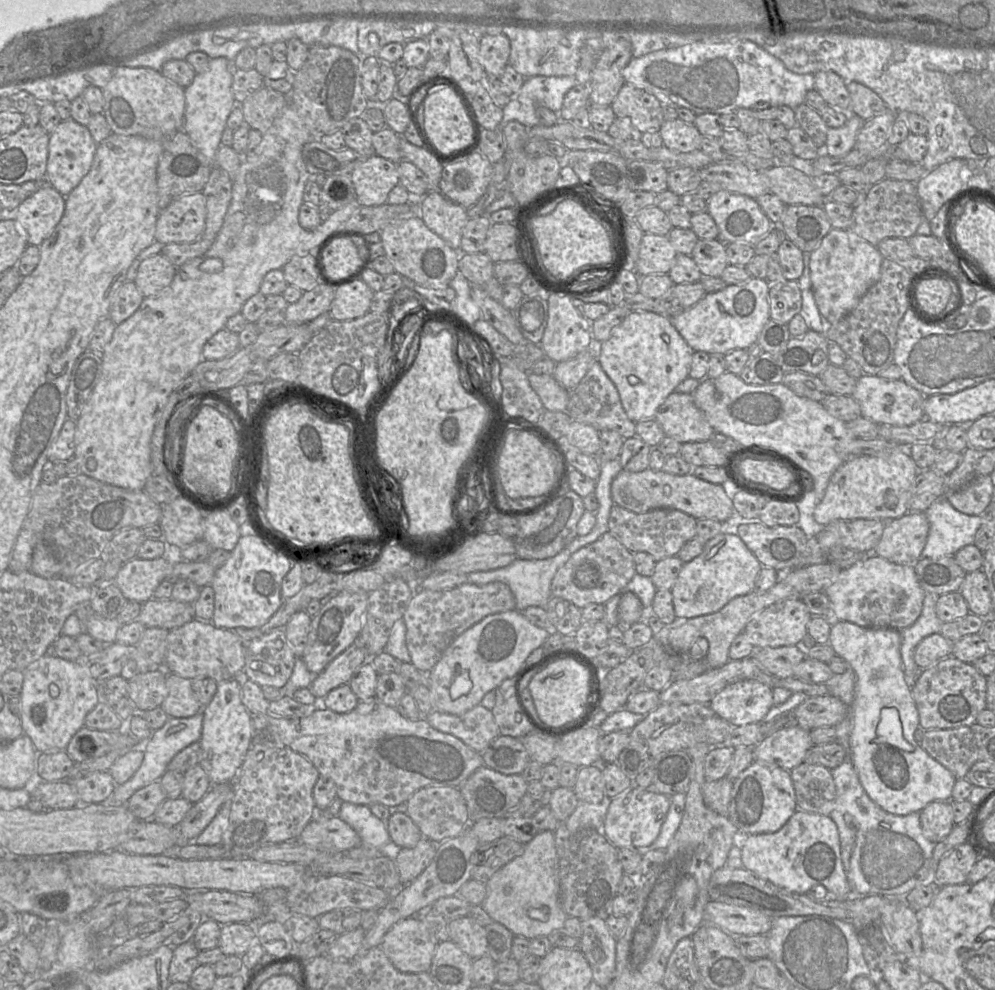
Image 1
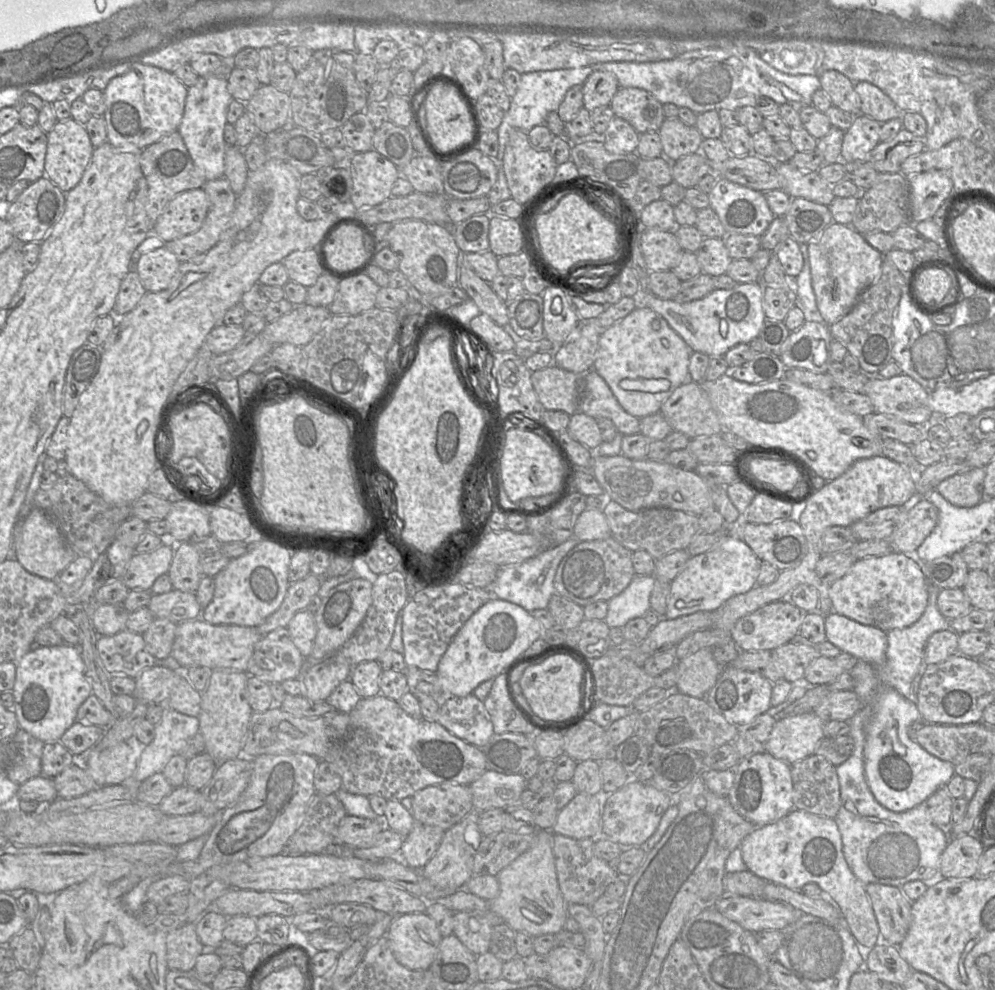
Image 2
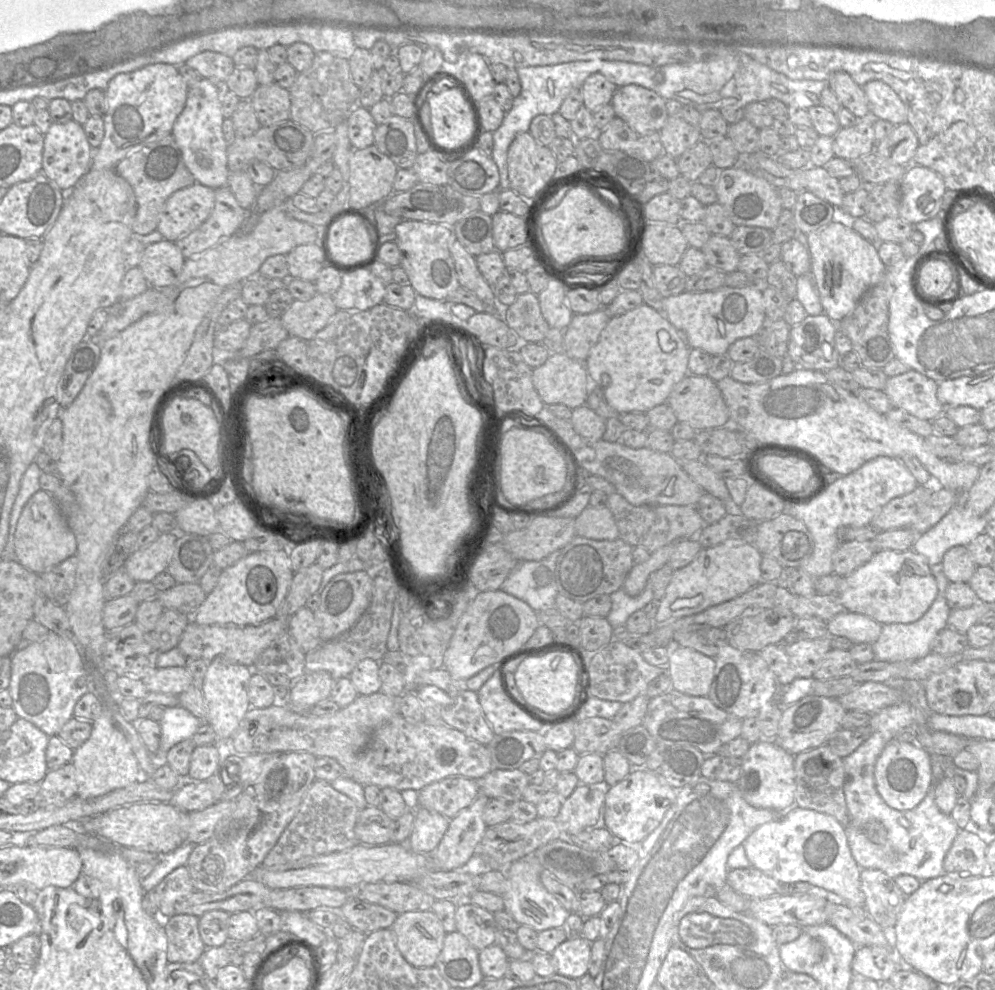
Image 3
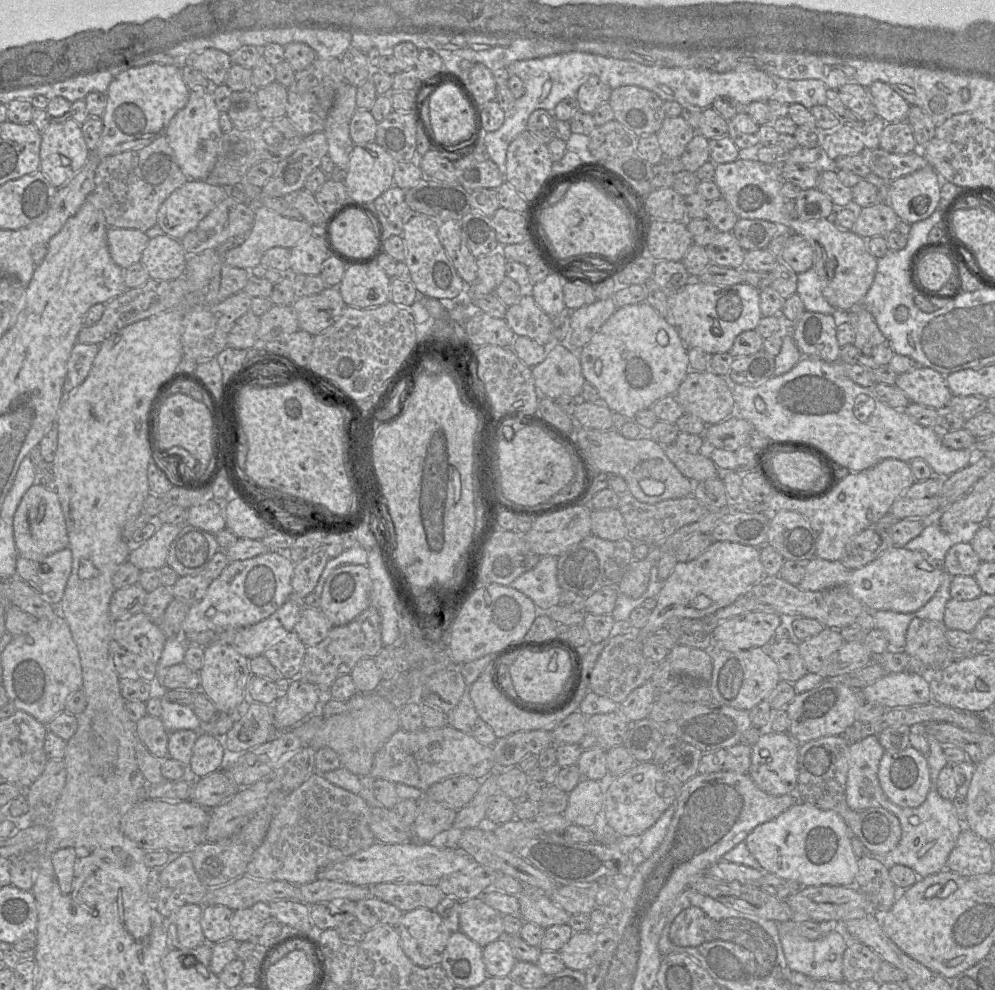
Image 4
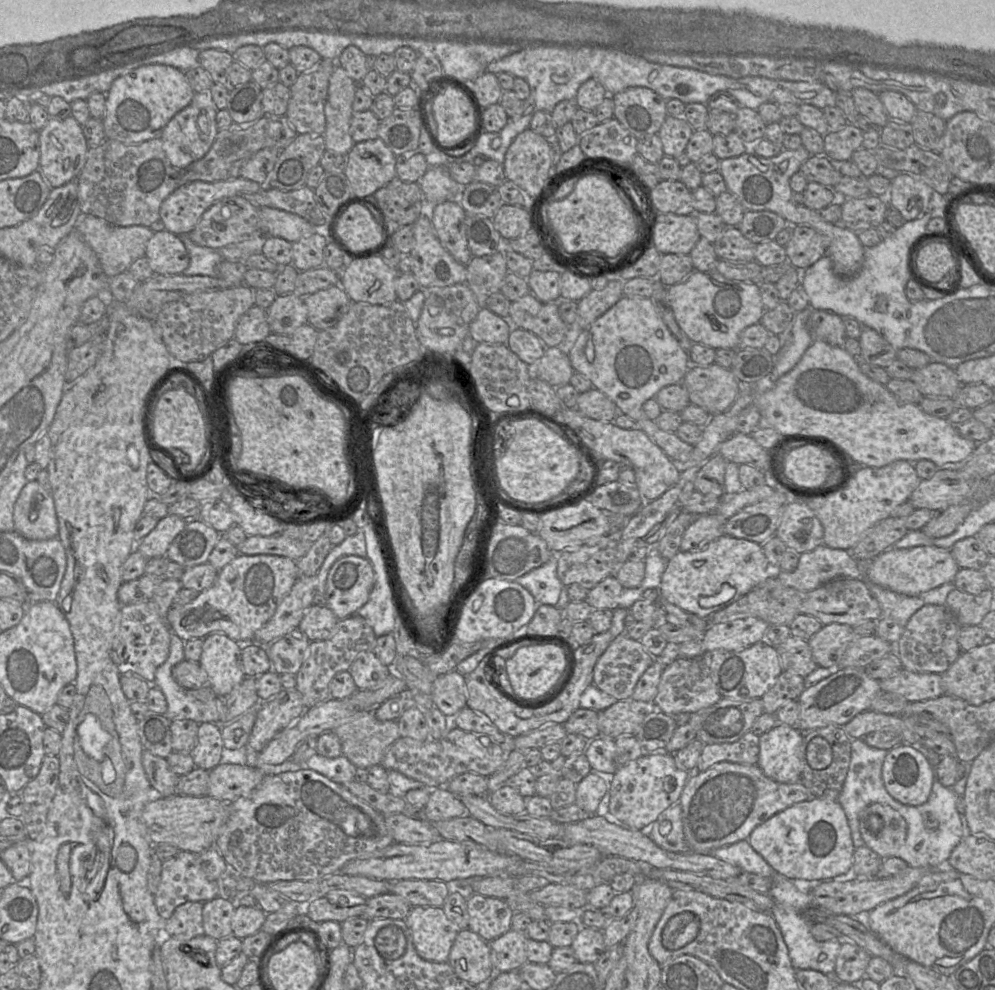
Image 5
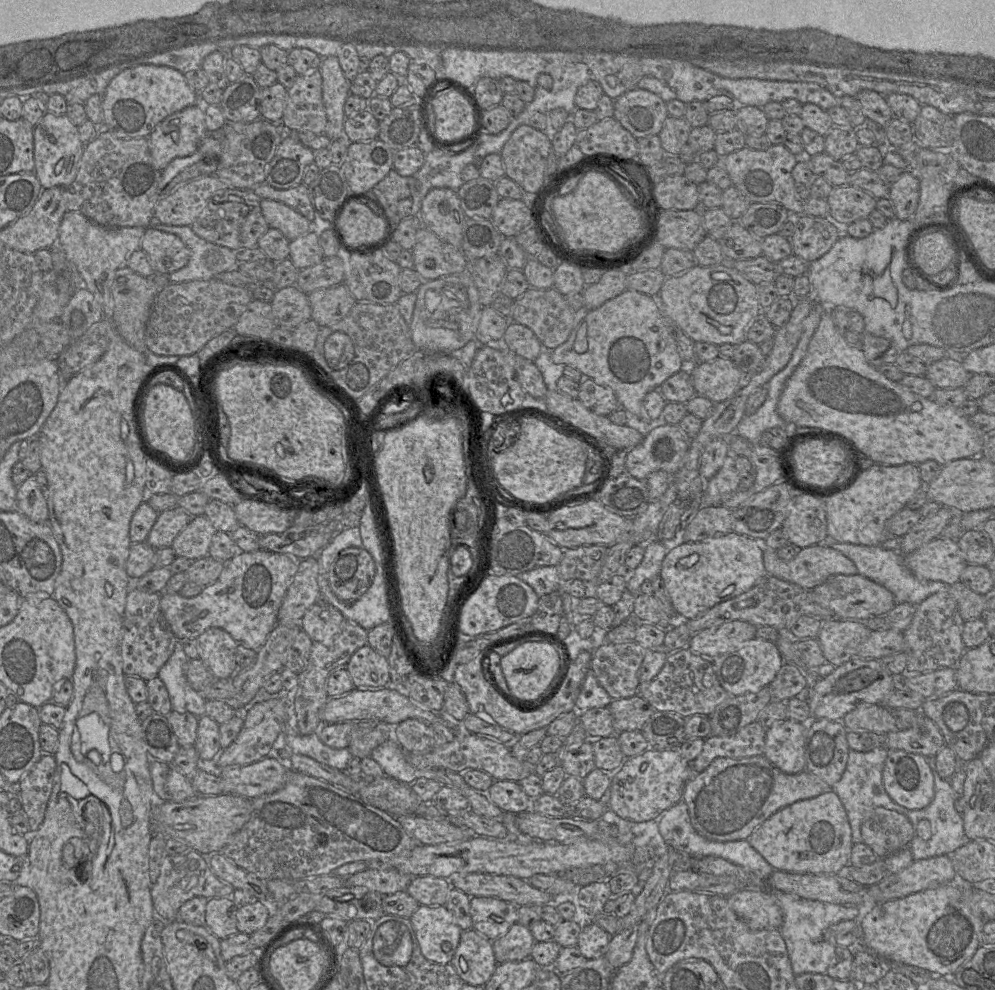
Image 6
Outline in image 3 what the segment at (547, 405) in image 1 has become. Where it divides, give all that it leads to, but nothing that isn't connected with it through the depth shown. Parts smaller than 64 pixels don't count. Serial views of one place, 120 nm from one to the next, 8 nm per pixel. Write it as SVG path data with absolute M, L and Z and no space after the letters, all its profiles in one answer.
M564 352L551 353L544 364L534 368L532 382L545 405L564 404L571 409L586 404L592 390L592 382L584 362L572 359Z

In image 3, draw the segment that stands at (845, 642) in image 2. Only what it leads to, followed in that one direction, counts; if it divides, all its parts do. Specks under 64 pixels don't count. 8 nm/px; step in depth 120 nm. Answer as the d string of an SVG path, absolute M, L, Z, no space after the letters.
M843 611L827 622L827 628L830 637L846 637L853 644L873 644L881 634L882 624L868 616Z

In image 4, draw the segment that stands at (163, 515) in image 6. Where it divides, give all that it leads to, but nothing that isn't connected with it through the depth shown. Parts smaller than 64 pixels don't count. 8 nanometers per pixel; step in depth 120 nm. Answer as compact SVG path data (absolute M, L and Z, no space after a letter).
M158 525L156 532L140 546L131 546L128 561L140 571L159 570L167 563L171 543L180 533L180 526Z

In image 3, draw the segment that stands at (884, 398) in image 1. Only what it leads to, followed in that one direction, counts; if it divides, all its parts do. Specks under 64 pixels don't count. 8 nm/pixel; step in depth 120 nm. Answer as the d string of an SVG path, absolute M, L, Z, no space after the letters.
M910 369L889 377L883 391L893 407L906 410L917 418L932 421L945 410L937 396L939 383L928 376Z

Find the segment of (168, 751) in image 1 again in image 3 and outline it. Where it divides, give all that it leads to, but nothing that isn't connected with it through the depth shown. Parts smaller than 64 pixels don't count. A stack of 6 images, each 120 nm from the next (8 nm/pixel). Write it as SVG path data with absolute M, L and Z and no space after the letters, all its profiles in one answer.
M181 706L167 707L160 720L161 741L155 755L156 765L165 761L167 752L177 743L191 739L203 722Z

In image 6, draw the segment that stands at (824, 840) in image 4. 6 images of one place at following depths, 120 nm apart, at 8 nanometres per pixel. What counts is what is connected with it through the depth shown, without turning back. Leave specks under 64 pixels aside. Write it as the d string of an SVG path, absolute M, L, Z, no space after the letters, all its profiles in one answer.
M833 789L778 810L758 826L747 840L774 870L790 873L838 874L844 866L850 864L853 846L852 831L846 810Z

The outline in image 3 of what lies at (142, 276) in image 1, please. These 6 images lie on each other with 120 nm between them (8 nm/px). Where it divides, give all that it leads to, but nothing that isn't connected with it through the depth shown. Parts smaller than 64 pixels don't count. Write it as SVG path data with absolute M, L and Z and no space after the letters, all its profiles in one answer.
M163 239L146 245L139 264L150 287L160 289L176 282L185 262L175 242Z

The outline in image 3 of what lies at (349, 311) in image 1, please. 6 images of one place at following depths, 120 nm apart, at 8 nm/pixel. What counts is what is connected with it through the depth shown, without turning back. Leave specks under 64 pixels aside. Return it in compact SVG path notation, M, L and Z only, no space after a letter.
M361 269L342 274L341 285L332 296L338 310L363 311L383 303L385 289L386 285L370 269Z

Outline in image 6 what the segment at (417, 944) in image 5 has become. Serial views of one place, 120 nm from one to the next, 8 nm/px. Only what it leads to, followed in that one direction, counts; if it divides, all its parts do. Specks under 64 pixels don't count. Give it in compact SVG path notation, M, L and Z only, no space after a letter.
M419 905L409 918L423 956L433 963L451 963L462 929L445 906Z

